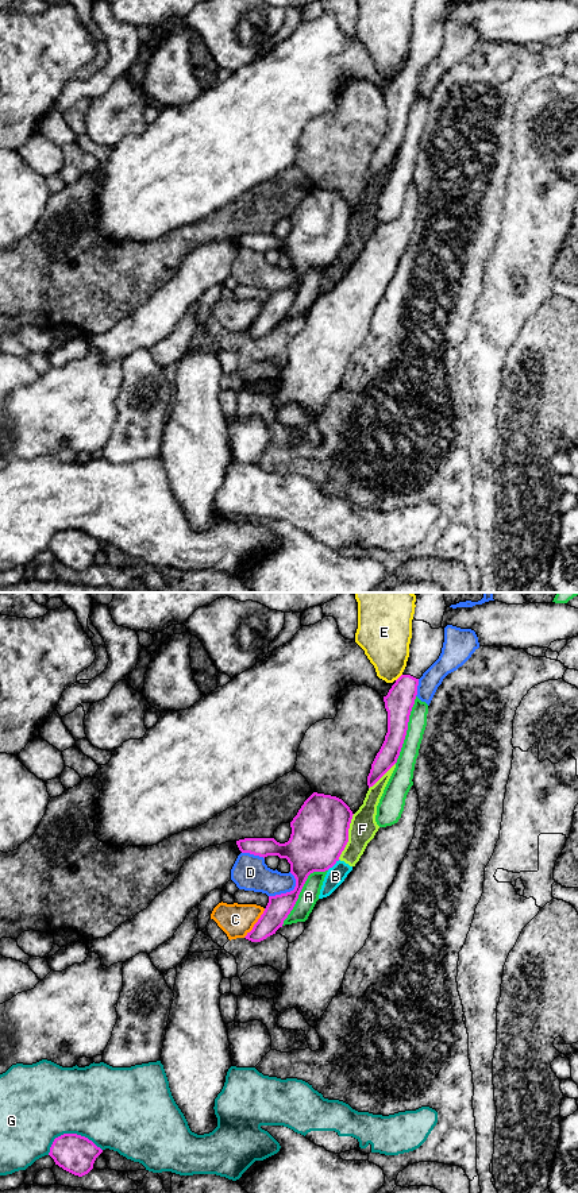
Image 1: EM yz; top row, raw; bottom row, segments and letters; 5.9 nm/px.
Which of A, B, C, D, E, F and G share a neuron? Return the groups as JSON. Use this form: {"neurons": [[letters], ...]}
{"neurons": [["A"], ["B", "F"], ["C"], ["D"], ["E"], ["G"]]}

